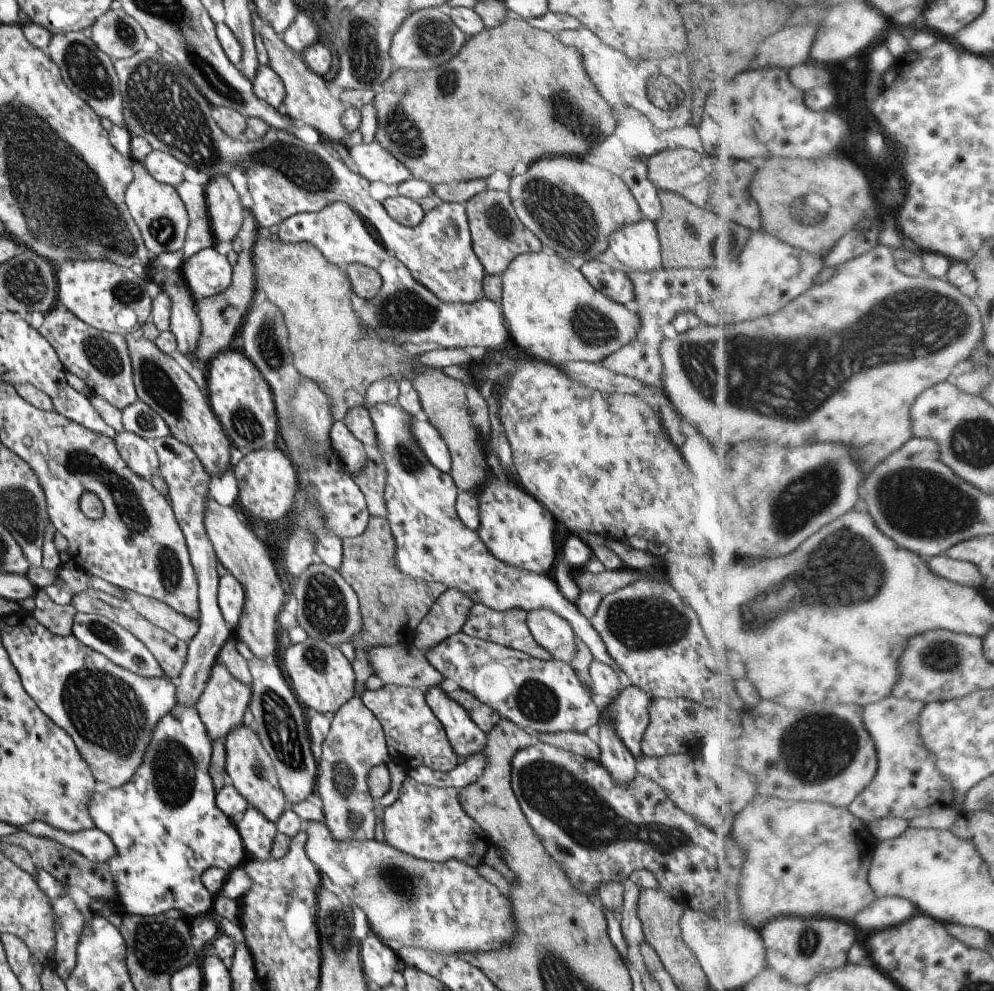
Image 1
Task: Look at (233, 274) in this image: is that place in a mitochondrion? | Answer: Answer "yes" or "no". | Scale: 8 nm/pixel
no

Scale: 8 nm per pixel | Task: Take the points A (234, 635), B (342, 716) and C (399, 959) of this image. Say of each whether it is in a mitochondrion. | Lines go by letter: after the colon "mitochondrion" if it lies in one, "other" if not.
A: other
B: other
C: other

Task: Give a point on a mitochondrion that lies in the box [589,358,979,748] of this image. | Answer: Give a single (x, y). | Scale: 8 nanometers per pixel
(844, 567)

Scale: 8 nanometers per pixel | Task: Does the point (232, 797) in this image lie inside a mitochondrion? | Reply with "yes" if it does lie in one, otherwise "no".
no

